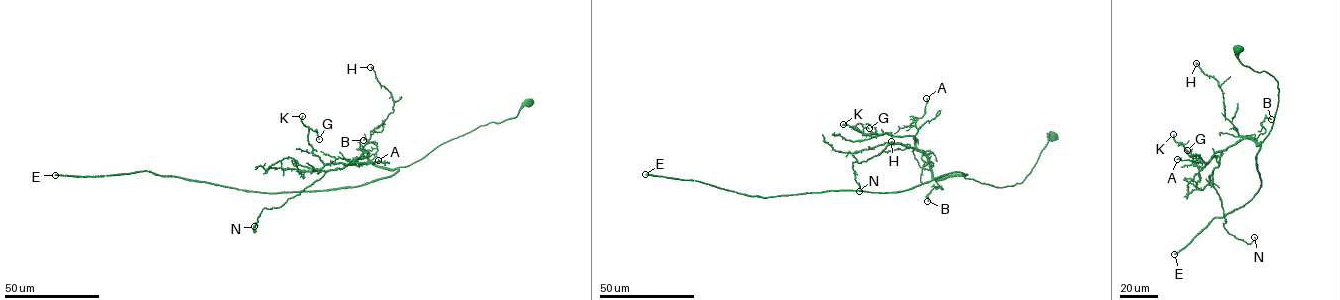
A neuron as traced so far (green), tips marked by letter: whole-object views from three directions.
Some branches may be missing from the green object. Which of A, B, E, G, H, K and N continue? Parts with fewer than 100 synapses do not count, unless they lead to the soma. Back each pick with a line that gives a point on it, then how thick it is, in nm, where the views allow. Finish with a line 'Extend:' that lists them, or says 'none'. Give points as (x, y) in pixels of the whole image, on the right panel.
E: Place: (1174, 254). Thickness 280 nm
Extend: E

